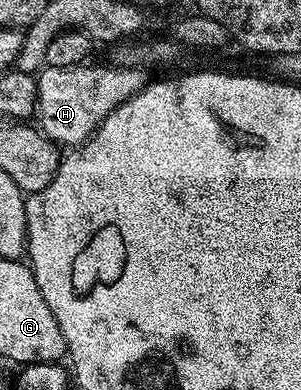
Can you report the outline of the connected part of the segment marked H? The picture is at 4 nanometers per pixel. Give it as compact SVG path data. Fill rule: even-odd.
M85 63L76 67L44 67L36 77L36 113L38 118L40 117L38 128L51 141L62 147L67 145L76 147L87 141L95 133L96 128L104 122L106 115L110 115L110 111L126 103L126 99L138 95L138 91L142 91L150 81L149 74L142 69L120 69L111 63L92 64Z

